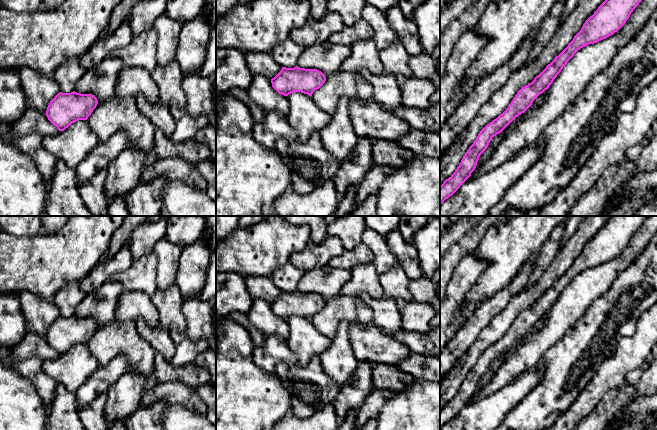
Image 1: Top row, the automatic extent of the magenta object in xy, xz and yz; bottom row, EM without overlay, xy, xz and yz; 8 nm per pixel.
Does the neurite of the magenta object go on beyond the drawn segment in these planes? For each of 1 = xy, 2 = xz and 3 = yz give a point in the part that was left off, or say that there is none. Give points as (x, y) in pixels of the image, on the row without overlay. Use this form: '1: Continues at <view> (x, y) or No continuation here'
1: No continuation here
2: No continuation here
3: No continuation here

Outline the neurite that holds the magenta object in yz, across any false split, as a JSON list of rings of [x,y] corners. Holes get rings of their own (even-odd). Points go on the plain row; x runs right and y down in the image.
[[[612,216],[583,248],[568,270],[528,309],[522,311],[508,332],[487,348],[463,380],[455,396],[440,410],[440,429],[452,420],[475,394],[480,379],[494,360],[501,357],[516,341],[553,307],[567,286],[581,272],[597,267],[617,256],[629,243],[647,216]]]

